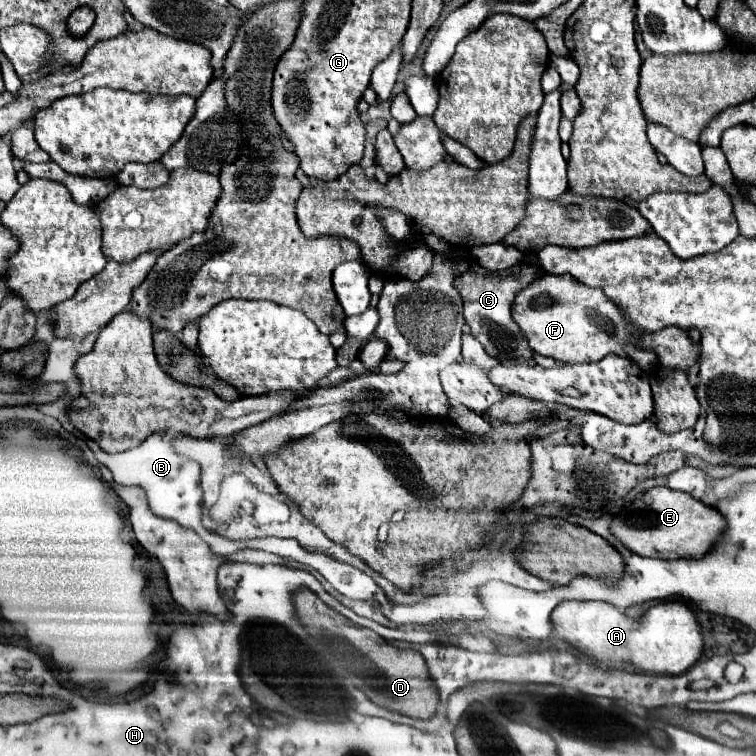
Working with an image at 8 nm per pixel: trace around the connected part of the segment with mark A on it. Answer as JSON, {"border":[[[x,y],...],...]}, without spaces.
{"border":[[[566,600],[552,612],[552,634],[566,640],[582,654],[598,662],[630,660],[644,672],[682,674],[694,666],[704,650],[702,626],[686,602],[666,600],[654,604],[642,618],[628,618],[608,602],[578,602]]]}

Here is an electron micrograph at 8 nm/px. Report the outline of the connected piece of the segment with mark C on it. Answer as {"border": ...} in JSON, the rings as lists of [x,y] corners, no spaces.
{"border":[[[470,256],[458,260],[456,264],[458,264],[456,288],[460,290],[460,296],[464,300],[464,318],[470,324],[470,334],[484,346],[484,350],[490,356],[502,362],[530,360],[534,352],[530,350],[526,336],[522,334],[522,330],[512,318],[512,306],[514,306],[514,298],[518,296],[518,292],[536,280],[538,268],[532,264],[516,264],[508,270],[490,272],[490,270],[484,270],[480,264],[476,264],[476,260]]]}

